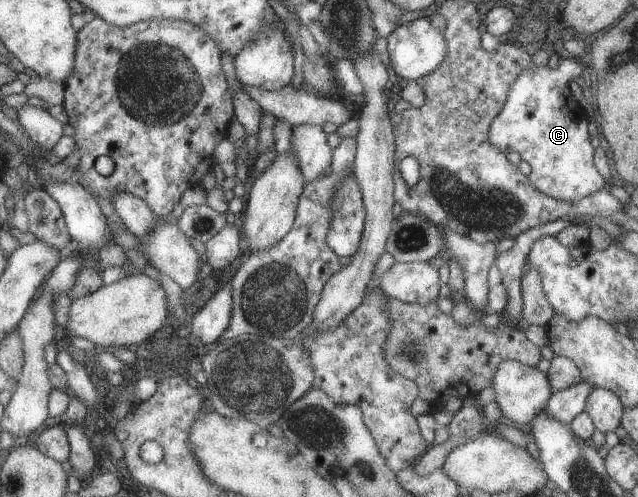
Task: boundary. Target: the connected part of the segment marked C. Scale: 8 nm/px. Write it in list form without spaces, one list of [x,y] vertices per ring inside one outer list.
[[[563,55],[556,68],[549,68],[547,65],[538,66],[532,62],[523,68],[510,85],[502,110],[490,121],[487,132],[487,139],[491,145],[498,147],[504,154],[517,152],[521,160],[529,164],[531,172],[527,177],[536,190],[543,195],[566,202],[591,195],[604,186],[604,175],[598,173],[592,163],[594,144],[591,143],[586,129],[591,118],[587,110],[572,97],[568,87],[568,78],[577,73],[574,69],[570,70],[570,66],[586,66],[586,64]]]

